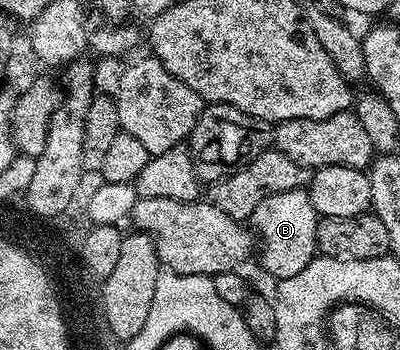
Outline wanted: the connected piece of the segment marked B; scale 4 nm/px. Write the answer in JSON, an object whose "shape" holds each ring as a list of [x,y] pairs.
{"shape":[[[305,188],[283,190],[283,194],[271,194],[271,198],[263,198],[259,206],[255,206],[251,217],[251,231],[259,245],[261,264],[274,276],[274,281],[292,278],[318,255],[317,251],[317,222],[318,214],[315,206],[311,206],[311,198]]]}

